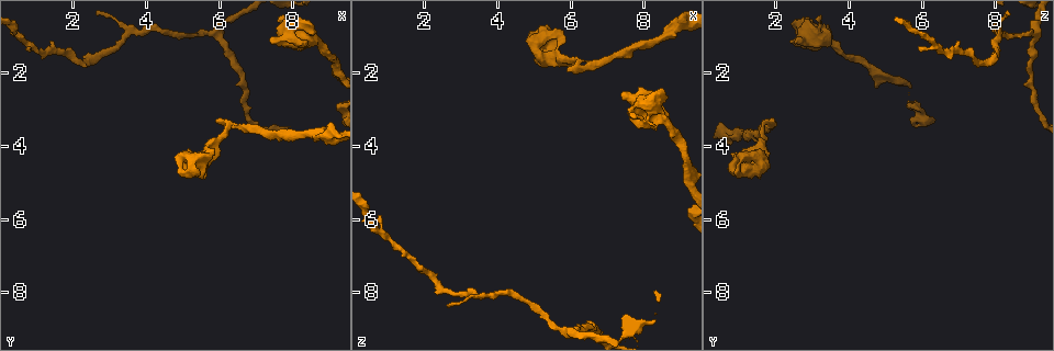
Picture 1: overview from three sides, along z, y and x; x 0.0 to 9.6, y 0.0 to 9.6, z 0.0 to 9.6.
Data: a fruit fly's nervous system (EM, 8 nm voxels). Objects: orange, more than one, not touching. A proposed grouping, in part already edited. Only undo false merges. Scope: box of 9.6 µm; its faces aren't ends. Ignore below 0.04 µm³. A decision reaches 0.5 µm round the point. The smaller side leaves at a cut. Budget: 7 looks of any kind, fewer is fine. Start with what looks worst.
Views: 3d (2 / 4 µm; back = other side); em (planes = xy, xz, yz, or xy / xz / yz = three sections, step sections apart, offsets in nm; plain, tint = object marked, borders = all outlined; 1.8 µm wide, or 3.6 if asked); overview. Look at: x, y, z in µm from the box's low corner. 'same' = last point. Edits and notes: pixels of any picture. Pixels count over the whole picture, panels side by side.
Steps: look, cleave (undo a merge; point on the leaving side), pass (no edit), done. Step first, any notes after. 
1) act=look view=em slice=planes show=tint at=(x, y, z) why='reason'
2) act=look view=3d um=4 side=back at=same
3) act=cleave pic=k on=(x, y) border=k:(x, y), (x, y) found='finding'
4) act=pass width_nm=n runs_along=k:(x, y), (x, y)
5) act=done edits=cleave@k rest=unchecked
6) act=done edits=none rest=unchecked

act=look view=em slice=planes show=tint at=(7.95, 1.10, 3.00) why='sharp bend'

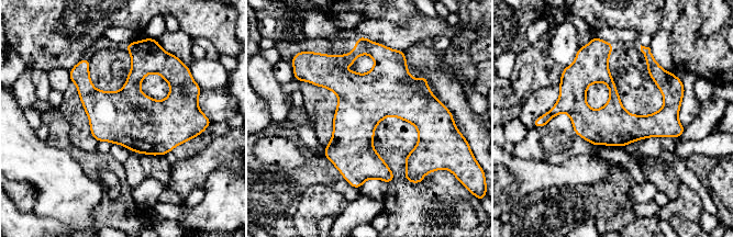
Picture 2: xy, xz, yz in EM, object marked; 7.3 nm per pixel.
act=pass width_nm=300 runs_along=2:(550, 114), (575, 109), (596, 126), (680, 128) found='one neuron here'

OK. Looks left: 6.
act=look view=3d um=4 side=back at=(5.75, 3.90, 1.70) why='sudden change in width'

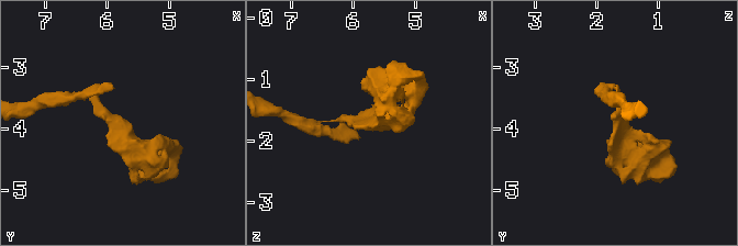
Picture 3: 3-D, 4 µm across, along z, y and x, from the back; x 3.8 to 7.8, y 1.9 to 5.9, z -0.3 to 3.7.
act=look view=em slice=planes show=plain at=(5.80, 4.00, 1.70)

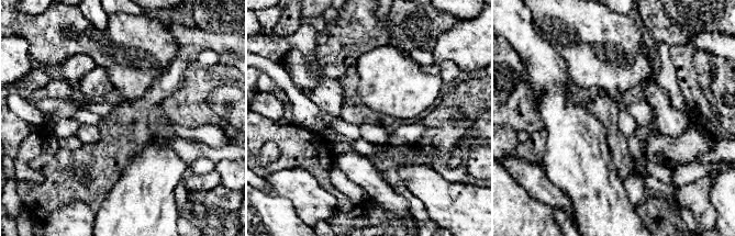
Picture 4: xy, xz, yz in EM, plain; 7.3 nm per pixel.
act=look view=em slice=planes show=tint at=same

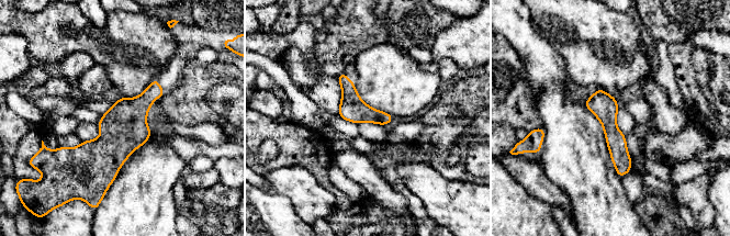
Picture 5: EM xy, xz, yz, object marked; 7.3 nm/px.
act=pass runs_along=5:(598, 92), (616, 139), (621, 172) found='one neuron here'

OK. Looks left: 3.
act=look view=em slice=yz step=4 show=tint at=(5.95, 0.90, 9.15)

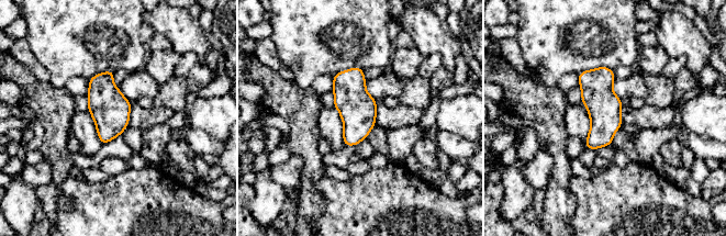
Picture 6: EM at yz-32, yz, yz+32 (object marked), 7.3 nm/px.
act=look view=em slice=planes show=tint at=same

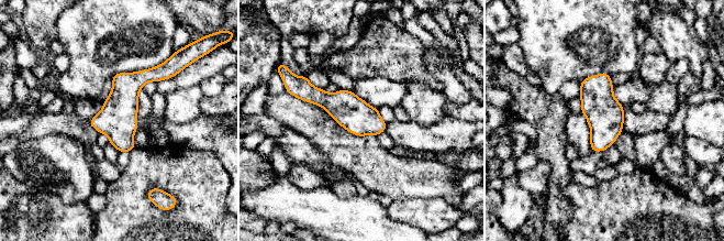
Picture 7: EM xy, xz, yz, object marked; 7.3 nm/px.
act=pass width_nm=240 runs_along=7:(305, 86), (382, 128) found='all the same neuron'

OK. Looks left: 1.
act=done edits=none rest=unchecked

